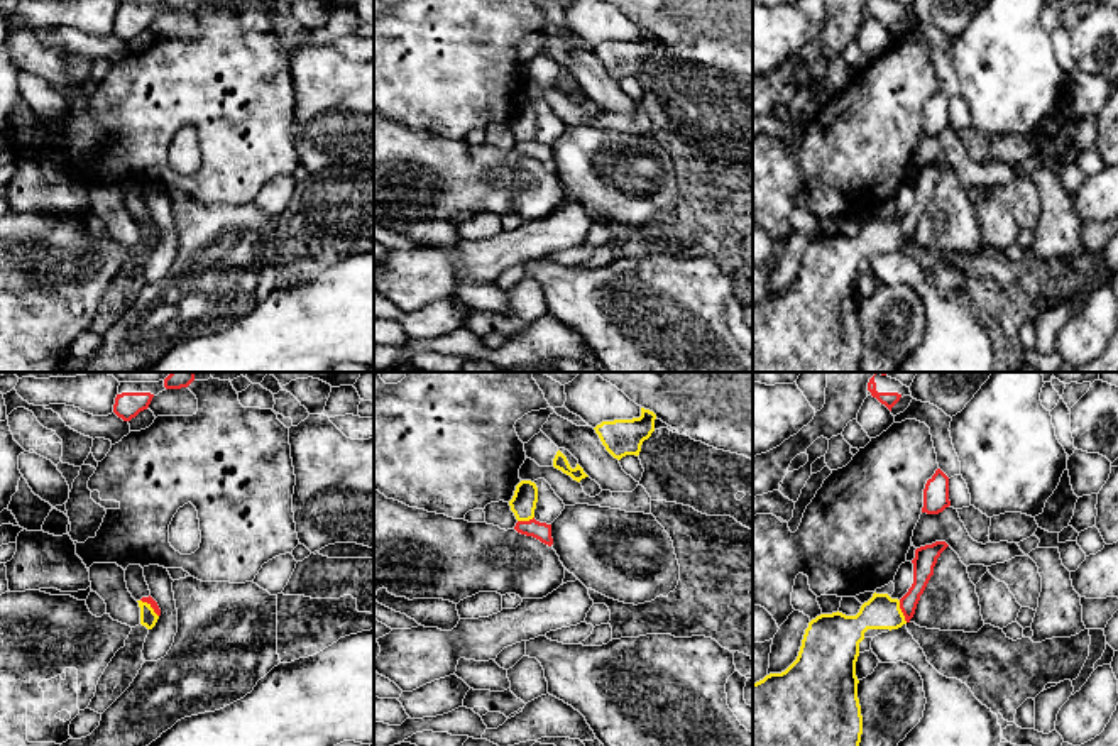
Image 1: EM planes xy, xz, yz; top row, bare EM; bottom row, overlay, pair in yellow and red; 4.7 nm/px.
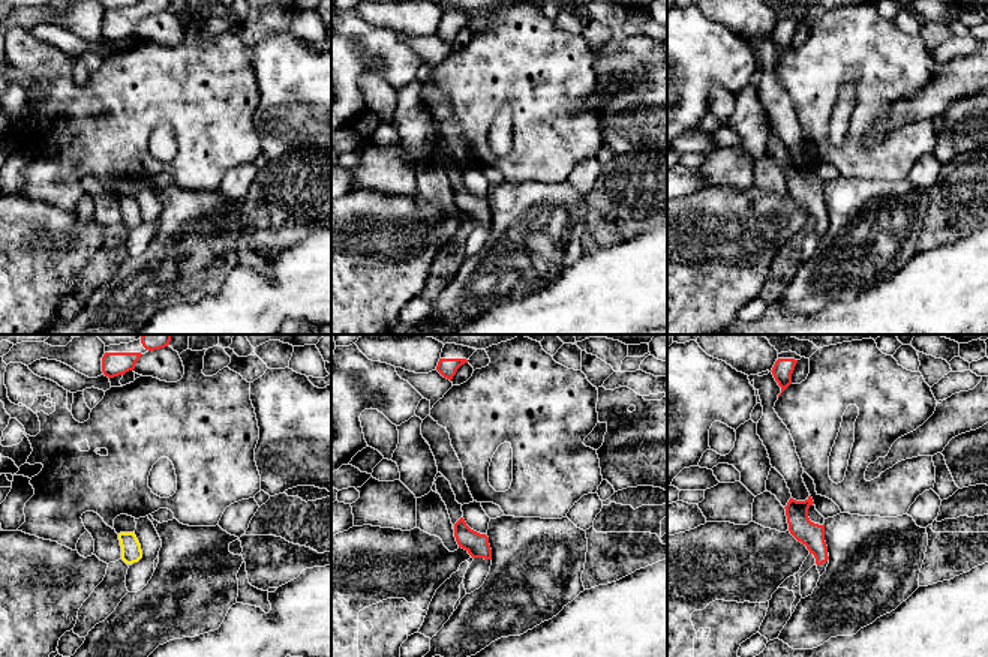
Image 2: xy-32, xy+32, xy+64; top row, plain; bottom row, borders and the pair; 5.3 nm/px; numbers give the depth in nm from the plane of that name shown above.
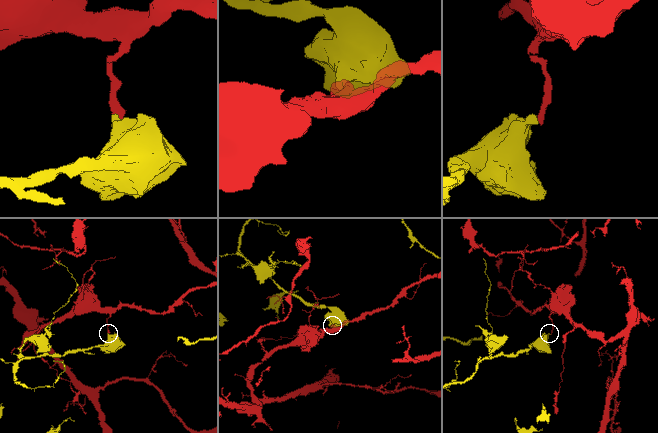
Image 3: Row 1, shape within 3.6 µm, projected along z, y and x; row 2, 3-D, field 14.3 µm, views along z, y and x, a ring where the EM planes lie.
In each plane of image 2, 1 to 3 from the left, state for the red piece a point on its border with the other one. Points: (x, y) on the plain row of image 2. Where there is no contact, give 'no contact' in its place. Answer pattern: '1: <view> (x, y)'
1: no contact
2: no contact
3: no contact

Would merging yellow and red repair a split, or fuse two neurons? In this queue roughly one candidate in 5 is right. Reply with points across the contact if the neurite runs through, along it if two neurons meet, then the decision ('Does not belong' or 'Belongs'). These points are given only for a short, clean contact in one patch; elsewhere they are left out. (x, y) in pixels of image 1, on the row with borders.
Boundary: yz (898, 601), (898, 608), (907, 621). Does not belong

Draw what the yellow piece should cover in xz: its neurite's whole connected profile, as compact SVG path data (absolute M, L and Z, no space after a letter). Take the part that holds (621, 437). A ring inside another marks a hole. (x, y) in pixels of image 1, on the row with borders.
M641 408L641 416L633 420L602 421L594 430L606 450L617 460L639 455L641 445L655 431L656 414Z

